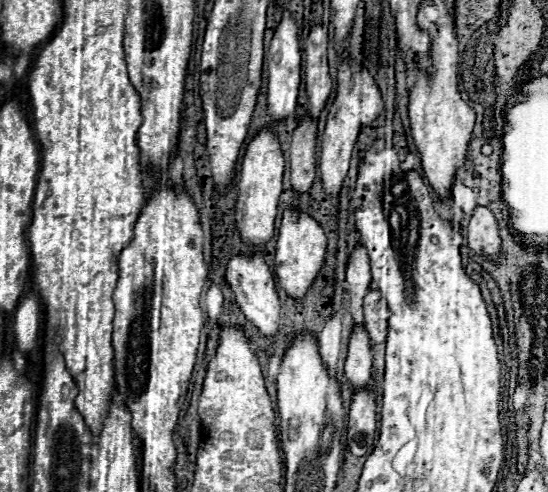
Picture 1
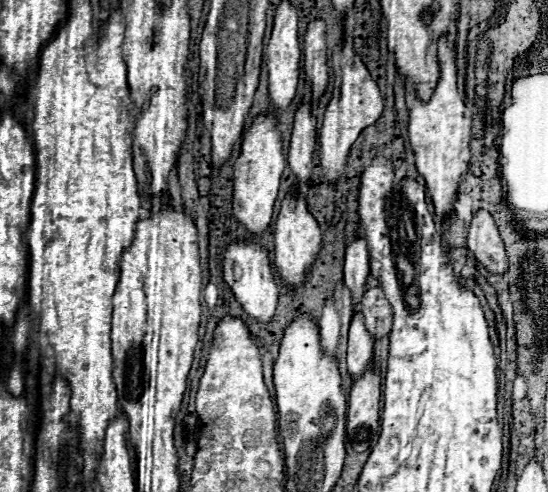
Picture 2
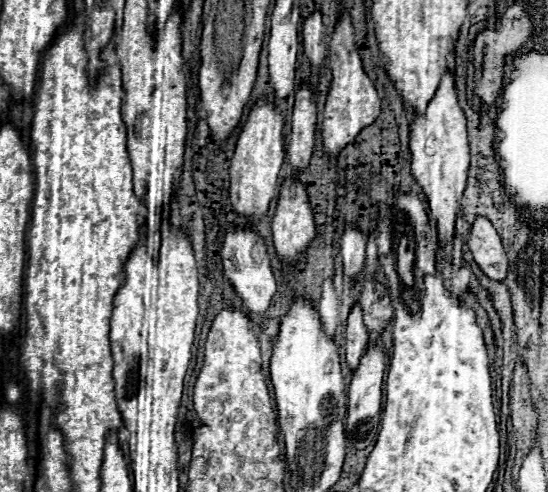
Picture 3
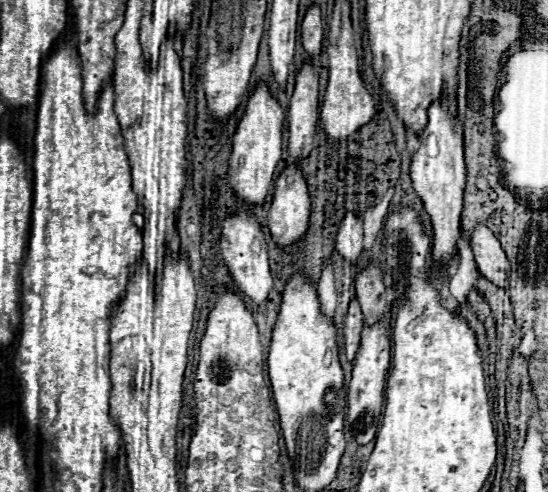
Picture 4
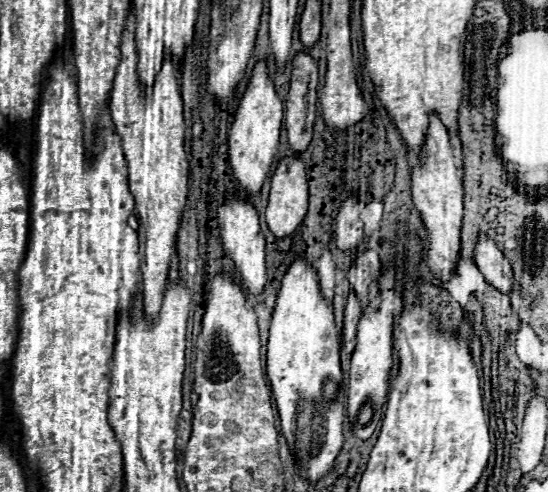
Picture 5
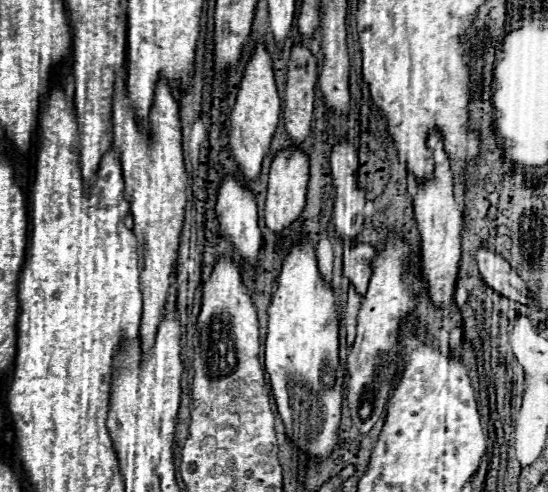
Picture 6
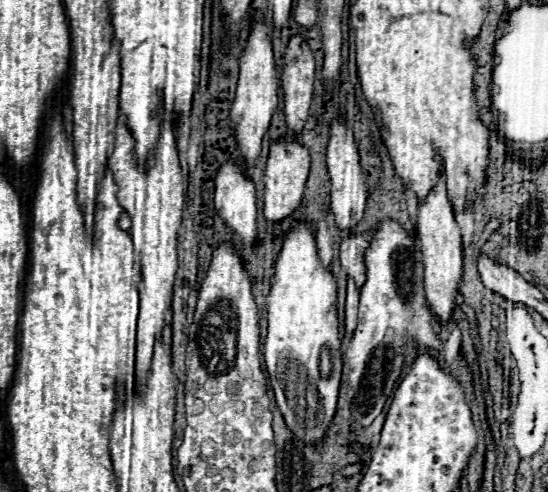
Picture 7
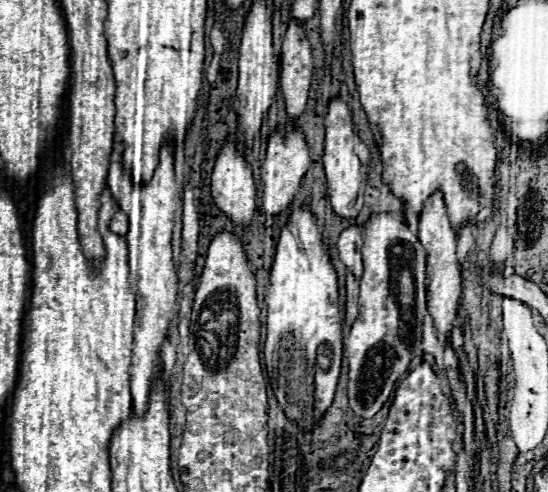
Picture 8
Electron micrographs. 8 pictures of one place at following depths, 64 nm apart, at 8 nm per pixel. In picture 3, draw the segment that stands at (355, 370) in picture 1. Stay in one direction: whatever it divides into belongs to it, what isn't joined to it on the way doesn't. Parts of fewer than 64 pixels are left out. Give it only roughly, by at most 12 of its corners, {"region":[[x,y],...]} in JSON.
{"region":[[354,304],[346,328],[346,360],[352,370],[368,350],[370,330]]}

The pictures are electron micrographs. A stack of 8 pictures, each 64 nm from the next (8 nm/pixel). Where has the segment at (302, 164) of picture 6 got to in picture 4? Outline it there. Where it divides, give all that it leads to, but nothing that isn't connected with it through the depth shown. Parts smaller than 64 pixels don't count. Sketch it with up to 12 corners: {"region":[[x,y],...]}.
{"region":[[300,166],[276,180],[268,228],[280,248],[310,226]]}

